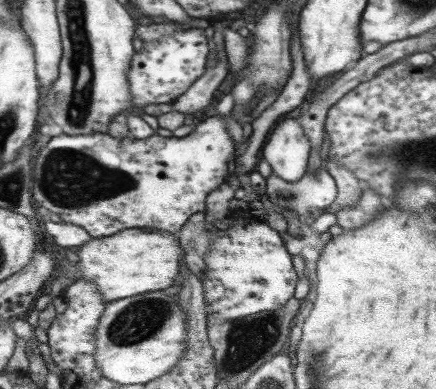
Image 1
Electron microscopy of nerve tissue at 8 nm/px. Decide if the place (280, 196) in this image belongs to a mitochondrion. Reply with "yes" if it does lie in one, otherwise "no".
yes

